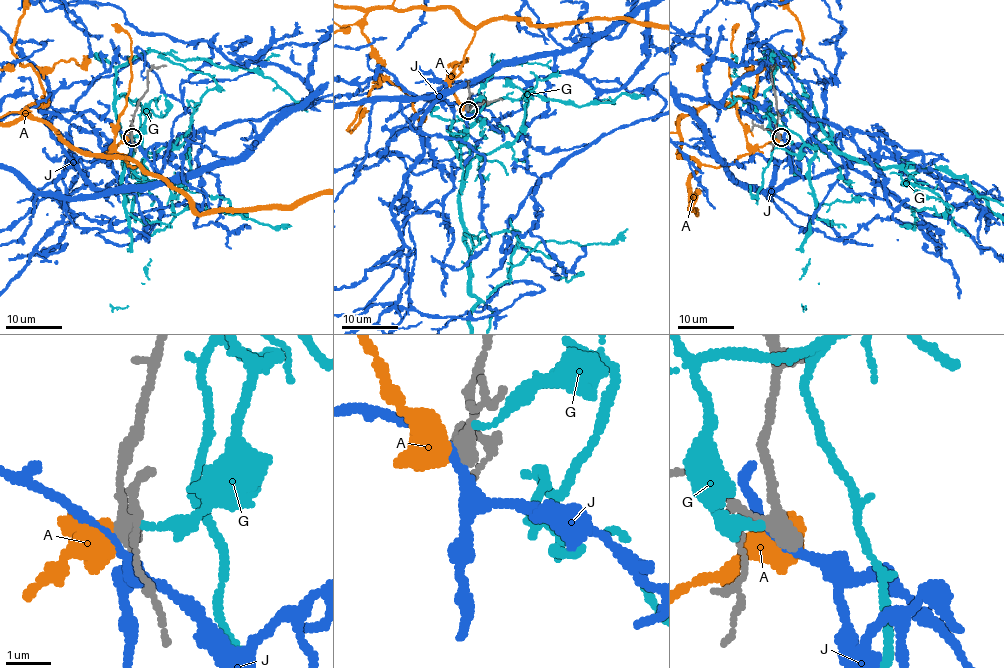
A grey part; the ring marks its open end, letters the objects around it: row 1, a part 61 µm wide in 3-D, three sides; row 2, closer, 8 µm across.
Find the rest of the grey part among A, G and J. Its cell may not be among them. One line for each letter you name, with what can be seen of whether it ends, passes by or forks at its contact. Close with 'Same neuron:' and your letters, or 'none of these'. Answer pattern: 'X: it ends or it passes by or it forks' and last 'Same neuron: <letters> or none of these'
Same neuron: none of these

